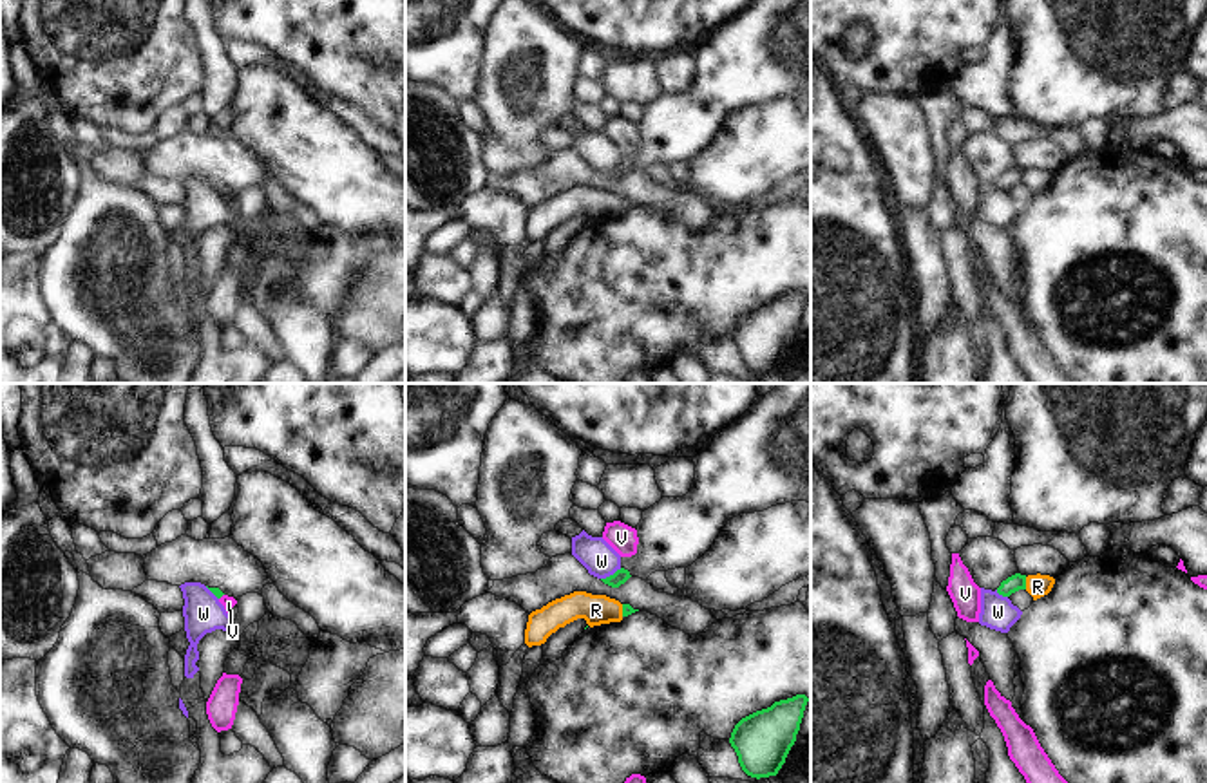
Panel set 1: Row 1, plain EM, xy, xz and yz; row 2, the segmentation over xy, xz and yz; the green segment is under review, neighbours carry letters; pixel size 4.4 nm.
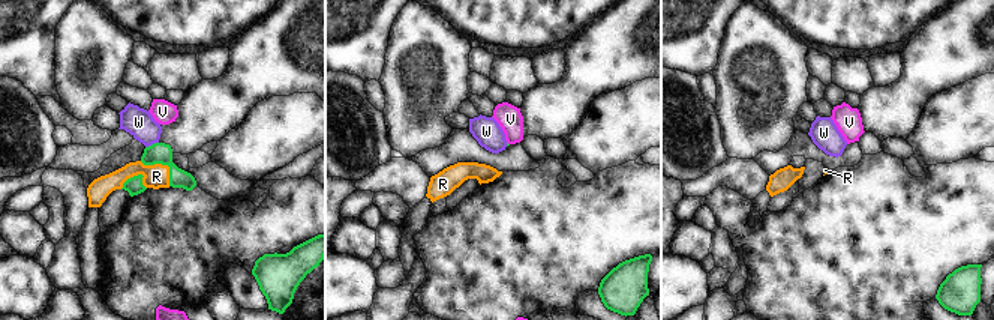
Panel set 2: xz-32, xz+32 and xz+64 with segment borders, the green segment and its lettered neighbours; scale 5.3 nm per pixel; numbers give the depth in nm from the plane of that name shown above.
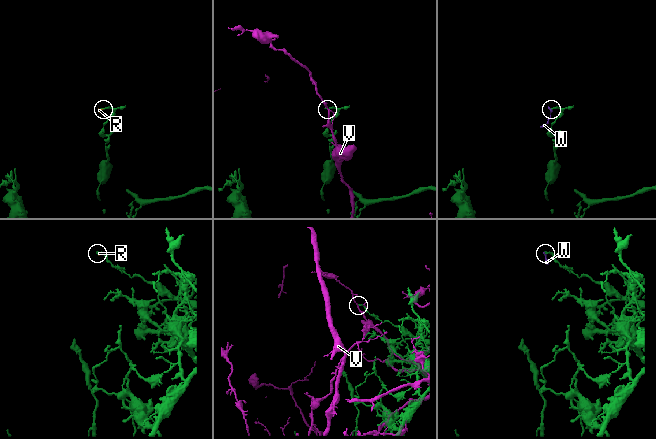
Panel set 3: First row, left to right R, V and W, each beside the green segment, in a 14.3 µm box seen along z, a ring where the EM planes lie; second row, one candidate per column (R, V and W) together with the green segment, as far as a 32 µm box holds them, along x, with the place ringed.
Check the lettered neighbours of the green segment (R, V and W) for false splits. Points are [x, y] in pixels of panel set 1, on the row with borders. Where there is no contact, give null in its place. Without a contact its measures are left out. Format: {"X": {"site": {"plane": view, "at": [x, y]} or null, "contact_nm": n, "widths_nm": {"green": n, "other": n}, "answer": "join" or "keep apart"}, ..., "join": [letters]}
{"R": {"site": {"plane": "yz", "at": [1025, 583]}, "contact_nm": 60, "widths_nm": {"green": 70, "other": 100}, "answer": "join"}, "V": {"site": {"plane": "xy", "at": [221, 595]}, "contact_nm": 40, "widths_nm": {"green": 40, "other": 60}, "answer": "keep apart"}, "W": {"site": {"plane": "xz", "at": [610, 575]}, "contact_nm": 110, "widths_nm": {"green": 70, "other": 150}, "answer": "keep apart"}, "join": ["R"]}

